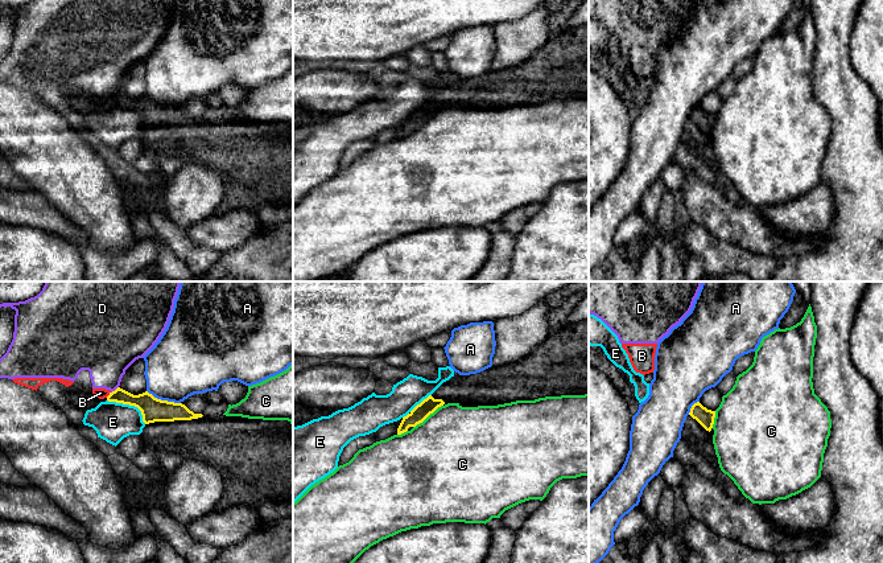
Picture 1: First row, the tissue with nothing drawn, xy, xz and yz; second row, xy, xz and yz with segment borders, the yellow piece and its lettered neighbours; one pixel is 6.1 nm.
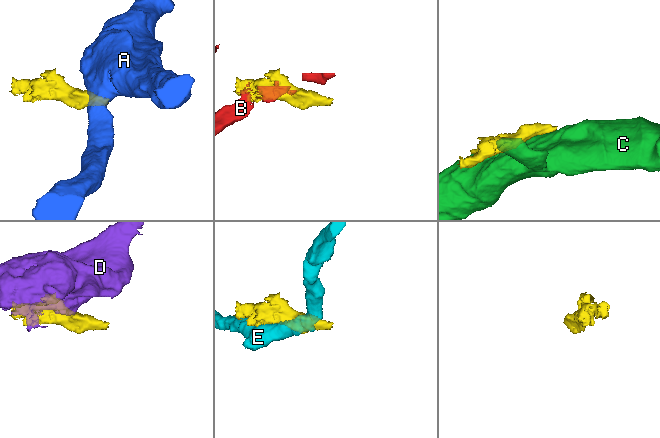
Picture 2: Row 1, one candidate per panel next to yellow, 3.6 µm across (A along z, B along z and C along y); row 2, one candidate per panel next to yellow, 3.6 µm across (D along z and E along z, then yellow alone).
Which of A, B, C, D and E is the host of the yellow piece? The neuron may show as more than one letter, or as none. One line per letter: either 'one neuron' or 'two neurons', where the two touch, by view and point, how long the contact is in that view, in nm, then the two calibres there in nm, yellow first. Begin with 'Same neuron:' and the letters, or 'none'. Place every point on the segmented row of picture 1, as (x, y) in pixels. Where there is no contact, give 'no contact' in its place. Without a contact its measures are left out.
Same neuron: none
A: two neurons; contact xy (164, 401); length 220 nm; calibres 140 and 400 nm
B: two neurons; contact xy (110, 394); length 50 nm; calibres 120 and 60 nm
C: two neurons; contact xz (428, 415); length 240 nm; calibres 100 and 500 nm
D: two neurons; contact xy (115, 390); length 60 nm; calibres 140 and 320 nm
E: two neurons; contact xy (130, 405); length 280 nm; calibres 140 and 240 nm

